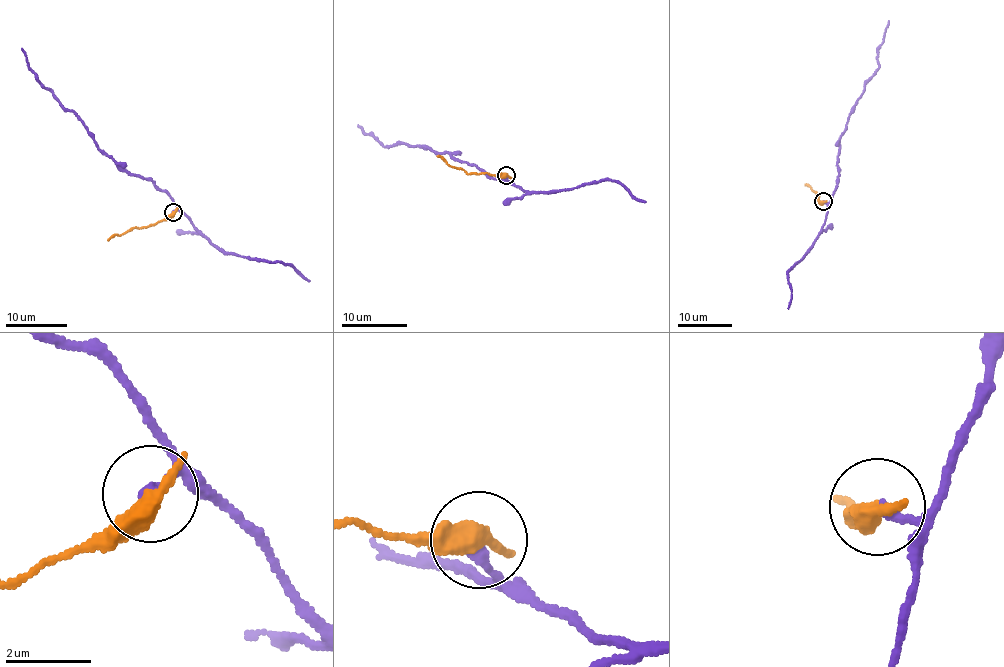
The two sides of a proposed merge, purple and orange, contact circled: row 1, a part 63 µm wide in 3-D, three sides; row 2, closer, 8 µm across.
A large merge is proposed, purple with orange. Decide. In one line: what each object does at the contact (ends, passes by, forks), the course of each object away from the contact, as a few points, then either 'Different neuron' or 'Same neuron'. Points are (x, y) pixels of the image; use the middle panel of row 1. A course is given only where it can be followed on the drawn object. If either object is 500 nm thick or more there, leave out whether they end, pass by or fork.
Course of purple: (505, 175), (509, 181), (430, 147), (406, 143), (384, 146), (357, 125). Course of orange: (505, 175), (465, 173), (448, 166), (437, 156). Different neuron

